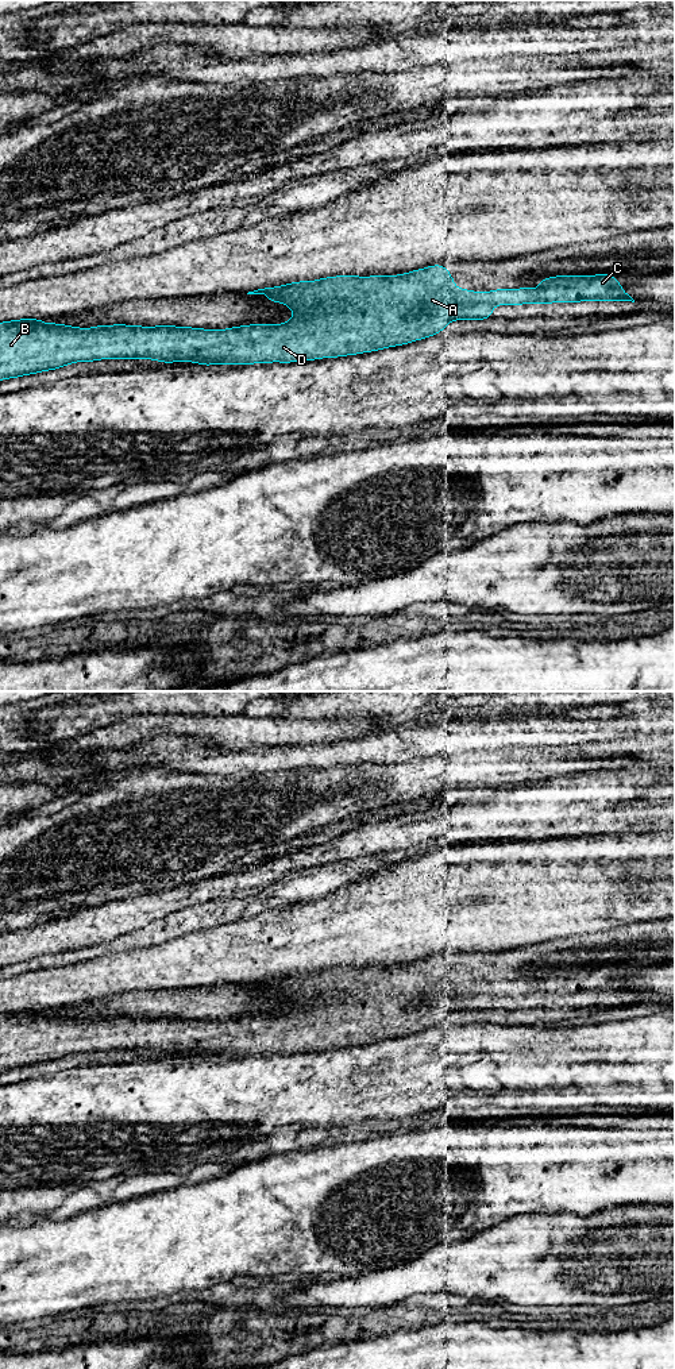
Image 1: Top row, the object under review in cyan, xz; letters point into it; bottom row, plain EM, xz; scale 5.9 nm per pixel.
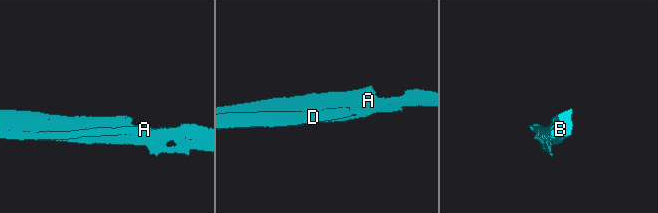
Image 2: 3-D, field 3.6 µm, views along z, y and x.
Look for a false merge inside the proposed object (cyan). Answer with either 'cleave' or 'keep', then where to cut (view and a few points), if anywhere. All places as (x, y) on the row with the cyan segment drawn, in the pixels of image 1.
keep | no cut

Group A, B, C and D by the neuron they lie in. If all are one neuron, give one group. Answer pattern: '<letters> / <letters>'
A B C D

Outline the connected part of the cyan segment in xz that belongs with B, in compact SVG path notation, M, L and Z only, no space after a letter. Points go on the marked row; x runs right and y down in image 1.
M431 265L424 269L397 275L335 275L315 281L289 282L248 292L263 294L270 302L282 302L294 313L294 319L284 324L248 324L225 329L205 329L177 325L93 325L82 329L45 319L19 319L0 323L0 381L31 375L42 371L57 370L74 362L96 362L100 359L153 359L162 363L194 362L196 365L255 365L255 363L293 363L300 360L317 360L321 358L339 358L362 352L379 351L389 347L405 346L439 335L452 320L486 320L494 317L491 308L497 305L554 304L580 301L632 301L634 300L621 288L620 281L612 274L594 275L555 275L540 278L540 288L494 289L478 293L470 289L455 288L456 281L446 265Z

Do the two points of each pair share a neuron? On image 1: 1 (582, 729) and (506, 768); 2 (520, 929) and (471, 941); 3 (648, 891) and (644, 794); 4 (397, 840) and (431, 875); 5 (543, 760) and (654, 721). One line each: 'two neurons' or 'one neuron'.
1: two neurons
2: one neuron
3: two neurons
4: two neurons
5: two neurons

